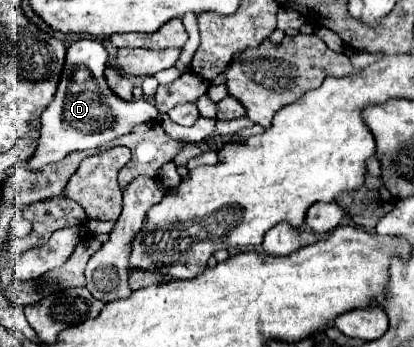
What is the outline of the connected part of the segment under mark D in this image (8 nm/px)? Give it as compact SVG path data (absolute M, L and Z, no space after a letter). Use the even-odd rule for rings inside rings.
M78 39L68 47L58 91L42 113L42 135L34 157L28 161L30 169L40 169L42 165L62 161L62 157L72 151L100 147L120 135L130 133L134 125L154 121L158 117L158 109L146 99L122 101L110 93L104 79L106 63L108 55L98 39Z

